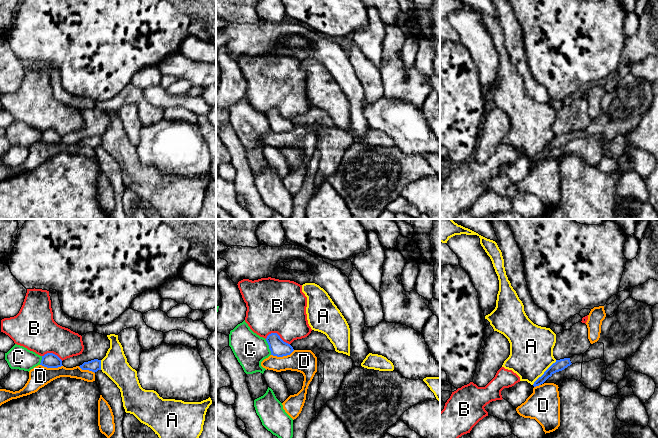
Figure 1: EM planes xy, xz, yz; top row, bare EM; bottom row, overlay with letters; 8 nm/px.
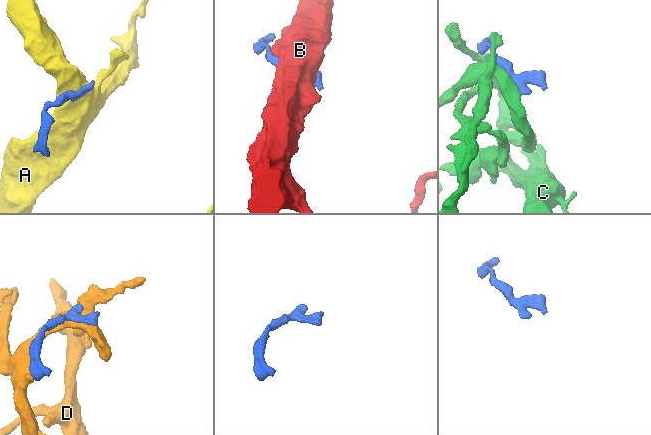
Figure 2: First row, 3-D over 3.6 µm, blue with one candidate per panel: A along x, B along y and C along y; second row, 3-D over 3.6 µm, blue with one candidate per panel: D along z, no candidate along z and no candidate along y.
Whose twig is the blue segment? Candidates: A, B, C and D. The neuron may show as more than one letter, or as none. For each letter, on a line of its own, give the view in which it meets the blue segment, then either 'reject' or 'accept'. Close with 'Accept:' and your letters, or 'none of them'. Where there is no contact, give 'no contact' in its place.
A: yz | reject
B: xz | reject
C: xz | reject
D: xz | reject
Accept: none of them

